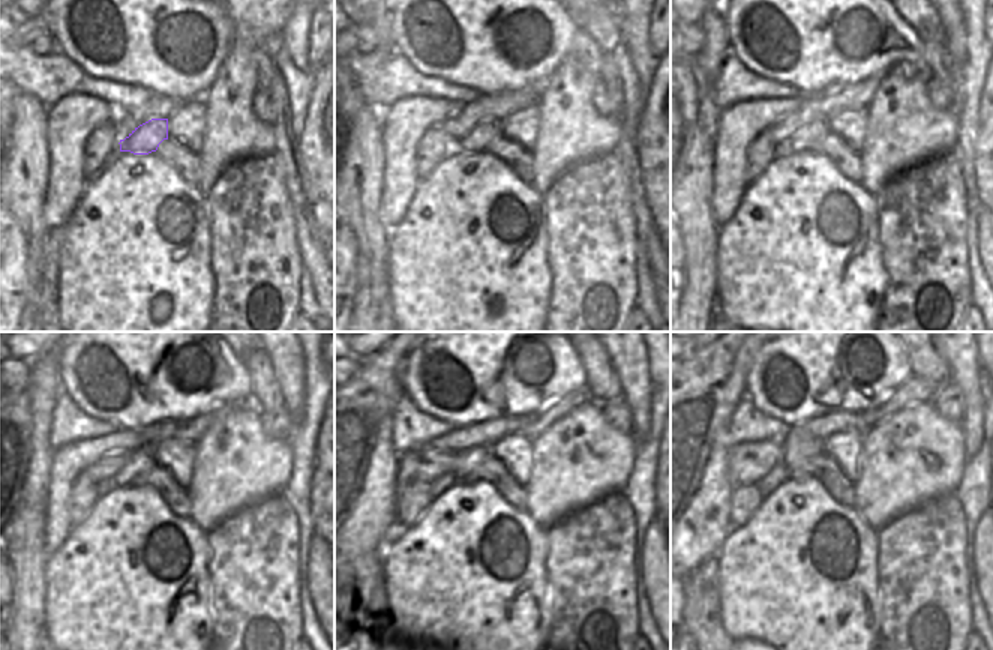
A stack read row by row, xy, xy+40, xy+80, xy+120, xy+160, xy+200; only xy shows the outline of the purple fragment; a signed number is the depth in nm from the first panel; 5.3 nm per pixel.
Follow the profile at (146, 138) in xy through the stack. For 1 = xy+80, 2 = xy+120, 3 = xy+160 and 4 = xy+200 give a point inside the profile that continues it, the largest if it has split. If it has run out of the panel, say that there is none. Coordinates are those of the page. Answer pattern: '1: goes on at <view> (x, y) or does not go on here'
1: goes on at xy+80 (806, 138)
2: goes on at xy+120 (141, 461)
3: goes on at xy+160 (465, 463)
4: goes on at xy+200 (797, 445)

